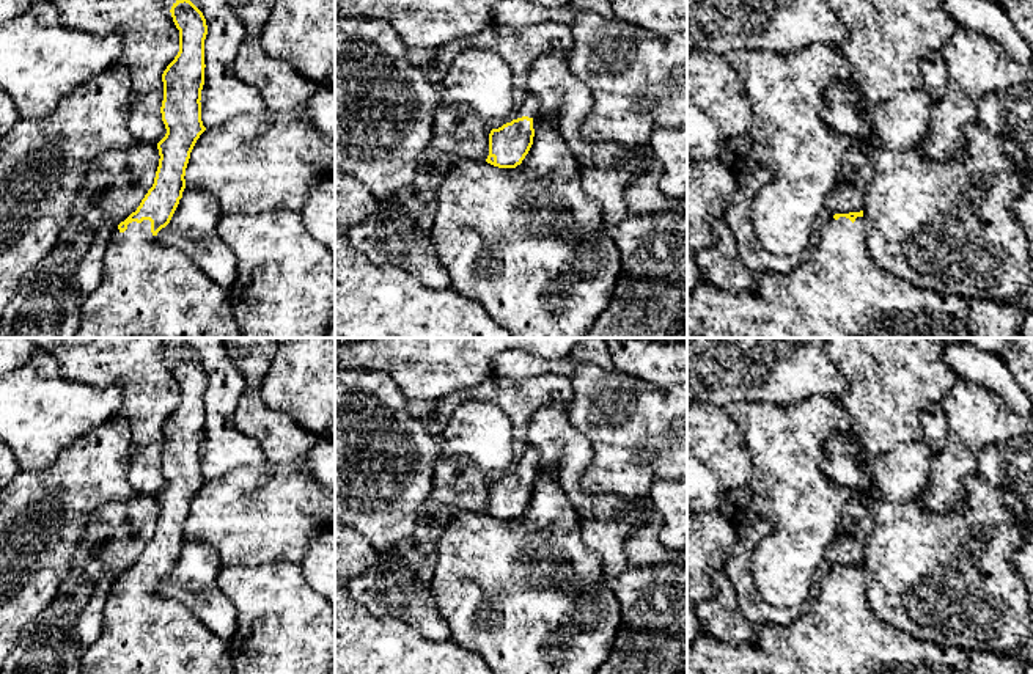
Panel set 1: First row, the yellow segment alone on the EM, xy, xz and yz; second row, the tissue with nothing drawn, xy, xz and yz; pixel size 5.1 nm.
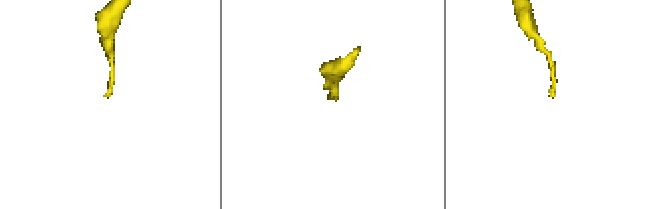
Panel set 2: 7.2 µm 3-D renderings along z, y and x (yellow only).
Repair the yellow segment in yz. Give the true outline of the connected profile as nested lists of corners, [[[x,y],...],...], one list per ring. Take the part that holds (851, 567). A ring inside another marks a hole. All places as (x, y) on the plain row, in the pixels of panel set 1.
[[[863,562],[835,566],[816,594],[810,611],[789,625],[755,625],[758,643],[730,643],[701,635],[687,646],[687,674],[1022,674],[1027,661],[1014,654],[939,646],[882,622],[866,602]]]

